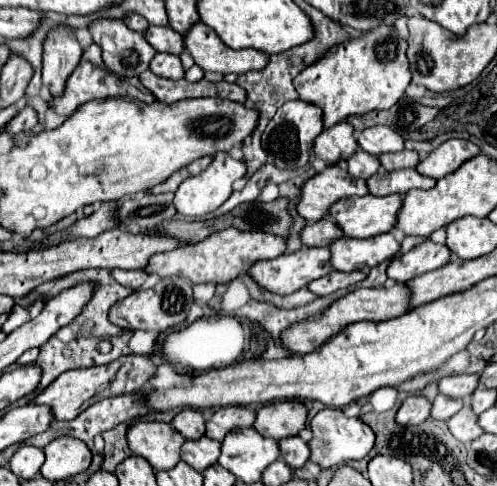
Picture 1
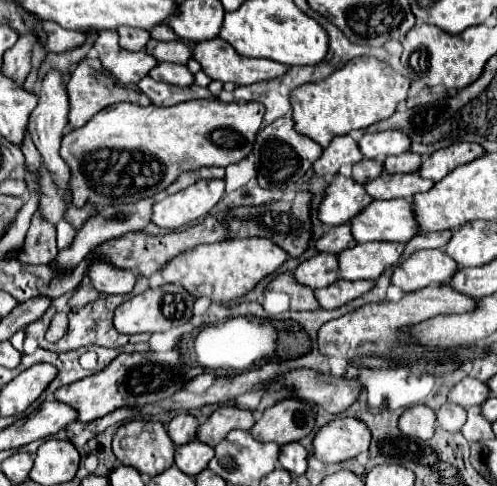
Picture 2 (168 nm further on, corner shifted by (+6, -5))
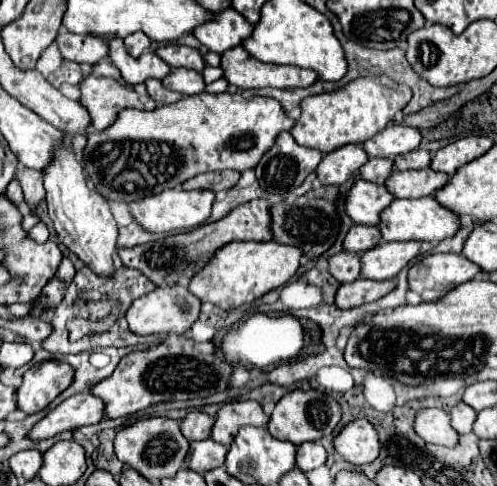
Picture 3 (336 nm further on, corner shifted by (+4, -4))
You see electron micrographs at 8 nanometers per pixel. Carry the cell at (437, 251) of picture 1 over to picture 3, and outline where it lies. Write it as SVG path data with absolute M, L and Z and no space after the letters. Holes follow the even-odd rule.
M431 254L409 266L409 290L417 292L425 302L437 300L449 288L473 280L481 272L461 254Z

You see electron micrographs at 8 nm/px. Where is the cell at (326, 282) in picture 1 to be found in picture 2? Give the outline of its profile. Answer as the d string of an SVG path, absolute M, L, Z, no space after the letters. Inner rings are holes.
M339 279L337 283L317 289L315 297L321 303L323 309L337 309L347 305L349 301L365 295L369 289L373 289L375 281L347 281L347 279Z

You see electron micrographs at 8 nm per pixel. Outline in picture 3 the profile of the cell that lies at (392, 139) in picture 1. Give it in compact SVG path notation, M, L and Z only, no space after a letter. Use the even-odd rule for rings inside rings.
M387 126L367 142L363 142L363 148L369 156L381 156L381 158L395 158L399 154L407 154L415 150L421 142L421 132L417 128L409 126Z

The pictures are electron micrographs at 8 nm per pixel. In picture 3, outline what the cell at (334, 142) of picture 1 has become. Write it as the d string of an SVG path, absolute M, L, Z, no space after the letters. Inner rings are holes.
M345 144L343 148L325 154L315 172L321 184L339 186L345 180L349 180L351 174L359 170L365 162L367 162L367 152L363 150L361 144Z

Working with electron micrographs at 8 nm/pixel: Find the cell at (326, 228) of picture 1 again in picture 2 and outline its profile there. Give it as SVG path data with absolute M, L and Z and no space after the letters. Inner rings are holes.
M345 223L345 225L333 227L329 233L325 233L317 241L317 251L323 251L323 253L341 253L341 251L345 251L351 245L351 241L353 241L351 227L349 227L349 223Z

